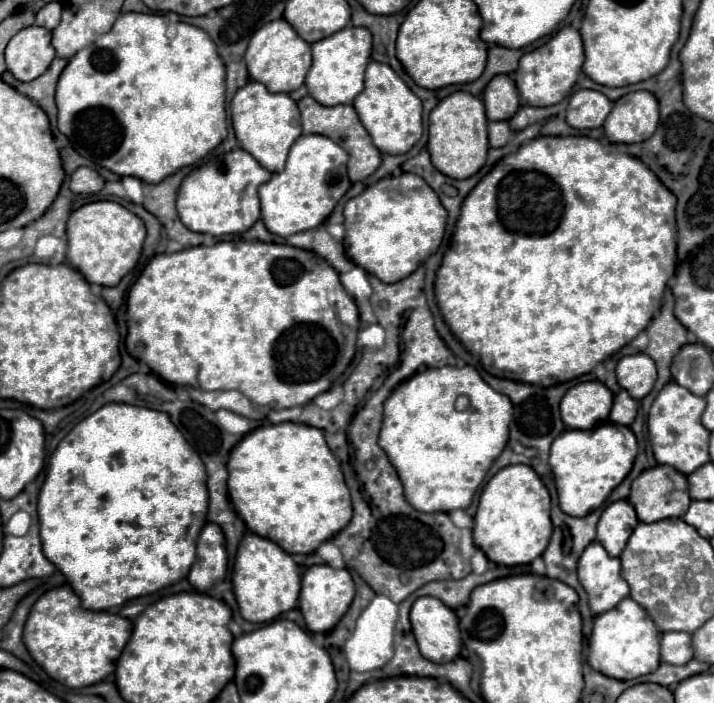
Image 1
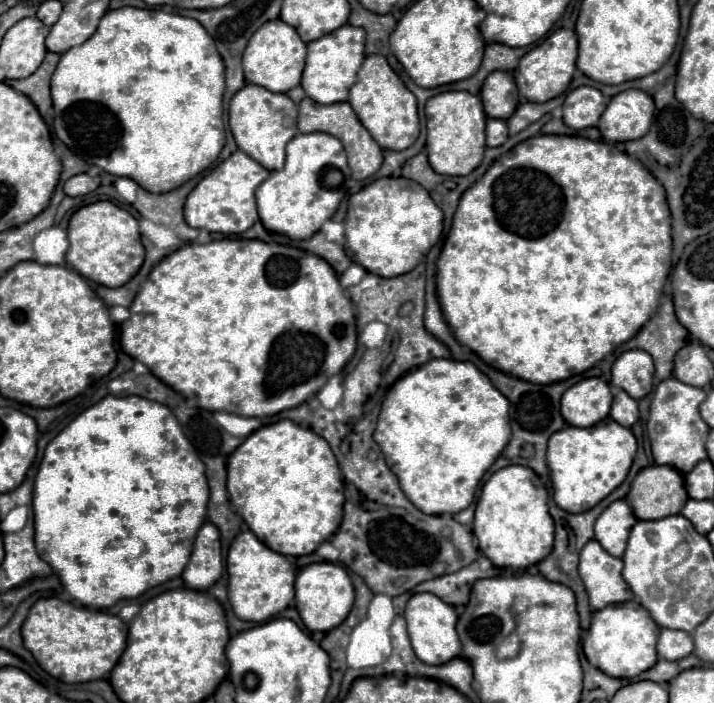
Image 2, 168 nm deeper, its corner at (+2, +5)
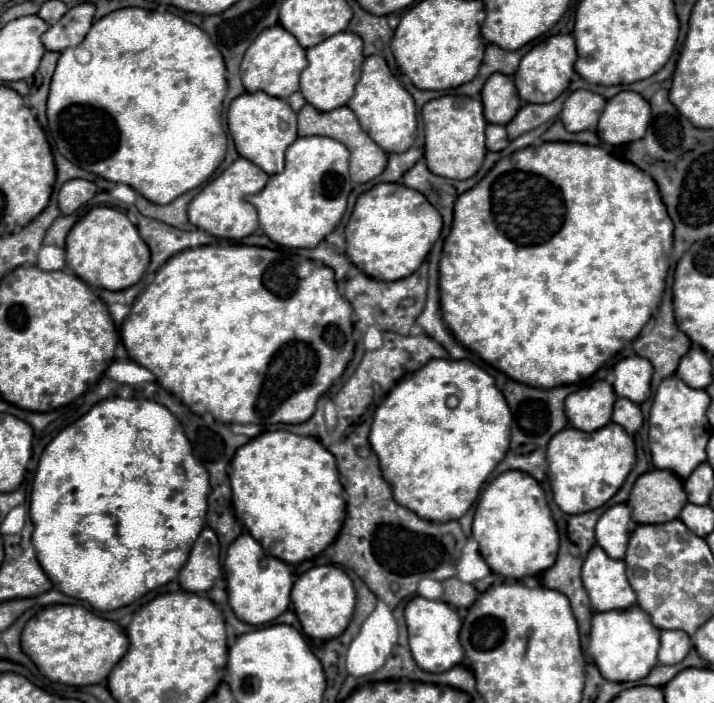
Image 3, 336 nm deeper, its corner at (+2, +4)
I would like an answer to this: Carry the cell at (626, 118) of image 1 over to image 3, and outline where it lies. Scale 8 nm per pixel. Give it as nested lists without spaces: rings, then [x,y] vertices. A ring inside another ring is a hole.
[[[625,90],[607,100],[607,106],[599,118],[597,136],[601,138],[601,142],[607,142],[611,146],[629,144],[645,136],[649,120],[649,102],[641,94]]]

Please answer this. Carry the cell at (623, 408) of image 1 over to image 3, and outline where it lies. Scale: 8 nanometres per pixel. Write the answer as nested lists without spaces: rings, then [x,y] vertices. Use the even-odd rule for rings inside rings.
[[[617,398],[613,408],[613,422],[623,426],[629,434],[635,434],[643,424],[643,414],[635,402],[627,398]]]

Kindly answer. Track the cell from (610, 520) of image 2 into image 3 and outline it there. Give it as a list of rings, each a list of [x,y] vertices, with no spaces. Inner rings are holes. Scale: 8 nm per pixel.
[[[615,504],[603,512],[595,526],[597,544],[611,556],[623,558],[631,532],[637,528],[637,522],[631,518],[631,508],[627,504]]]

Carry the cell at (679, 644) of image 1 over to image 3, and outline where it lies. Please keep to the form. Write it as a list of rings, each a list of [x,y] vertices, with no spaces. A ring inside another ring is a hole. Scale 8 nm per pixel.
[[[663,630],[661,632],[661,648],[659,662],[661,664],[679,664],[691,650],[689,634],[683,630]]]

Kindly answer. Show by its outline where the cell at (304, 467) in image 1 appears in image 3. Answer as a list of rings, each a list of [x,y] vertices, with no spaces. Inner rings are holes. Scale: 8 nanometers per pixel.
[[[287,430],[263,432],[235,452],[229,480],[233,488],[233,510],[237,518],[267,550],[267,554],[287,564],[299,564],[303,560],[319,556],[341,530],[345,518],[343,486],[339,482],[335,456],[317,438],[297,436]]]

